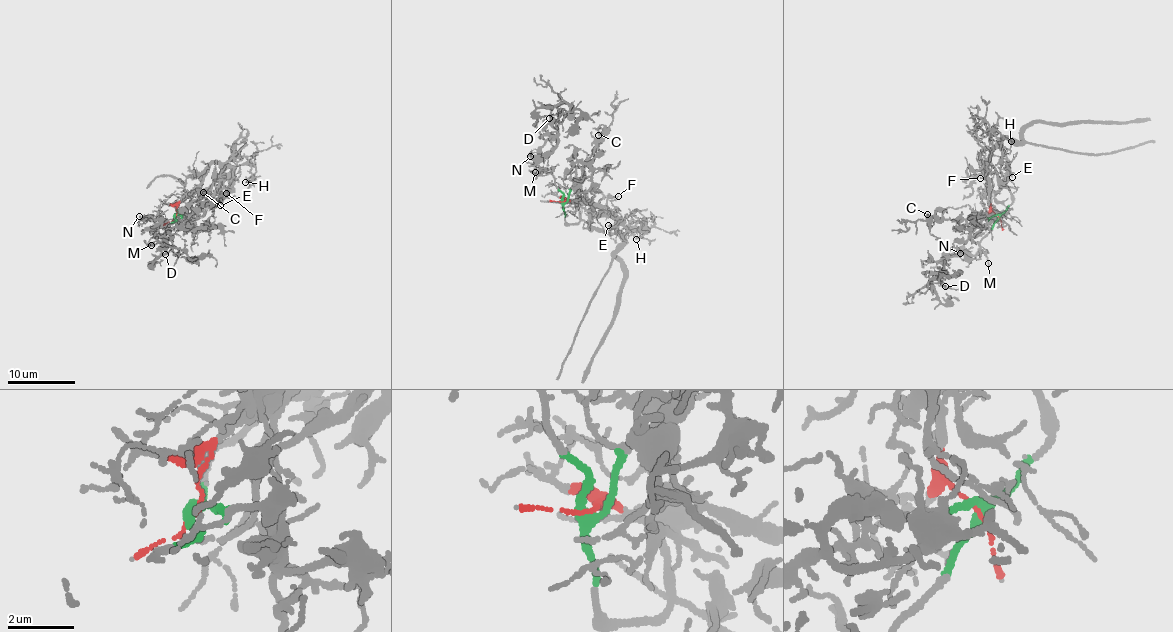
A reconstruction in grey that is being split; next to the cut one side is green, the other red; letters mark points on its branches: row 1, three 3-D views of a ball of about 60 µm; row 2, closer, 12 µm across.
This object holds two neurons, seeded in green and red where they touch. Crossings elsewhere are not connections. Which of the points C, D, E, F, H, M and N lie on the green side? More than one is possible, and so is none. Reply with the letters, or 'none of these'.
C, D, M, N

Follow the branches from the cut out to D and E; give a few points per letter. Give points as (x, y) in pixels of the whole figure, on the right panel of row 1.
D: (998, 216), (974, 254), (966, 251), (948, 258), (943, 269), (935, 275), (945, 286)
E: (998, 216), (990, 199), (984, 198), (988, 195), (985, 165), (988, 161), (988, 170), (1004, 164), (1012, 177)

